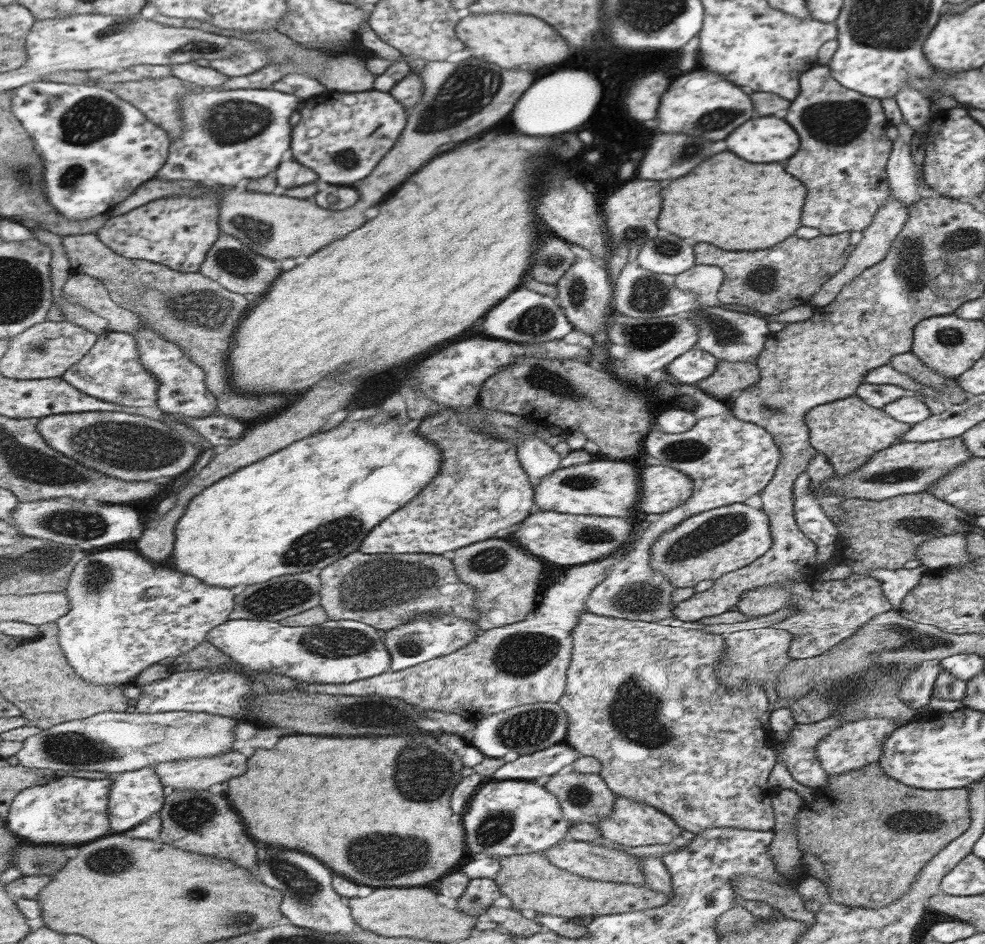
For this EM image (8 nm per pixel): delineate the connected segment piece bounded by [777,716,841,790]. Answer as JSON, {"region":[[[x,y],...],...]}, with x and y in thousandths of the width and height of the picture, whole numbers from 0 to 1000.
{"region":[[[842,758],[823,767],[806,767],[803,778],[791,790],[789,805],[801,817],[805,826],[824,837],[840,831],[840,820],[830,808],[827,791],[834,781],[842,779],[848,770],[854,769],[853,763]]]}

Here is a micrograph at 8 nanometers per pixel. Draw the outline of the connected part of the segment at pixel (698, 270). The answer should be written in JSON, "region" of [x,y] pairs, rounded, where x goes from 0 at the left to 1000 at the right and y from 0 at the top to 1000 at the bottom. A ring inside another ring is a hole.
{"region":[[[706,281],[686,290],[685,305],[698,307],[712,316],[714,323],[730,323],[727,309],[734,299],[734,288],[726,282]]]}

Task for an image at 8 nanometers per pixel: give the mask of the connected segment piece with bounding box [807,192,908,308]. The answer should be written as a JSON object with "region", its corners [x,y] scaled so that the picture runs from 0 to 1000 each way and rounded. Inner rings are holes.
{"region":[[[904,203],[903,210],[898,212],[898,216],[890,222],[889,228],[886,229],[885,236],[880,242],[874,245],[874,253],[869,260],[864,261],[860,272],[860,279],[850,287],[844,296],[839,297],[834,303],[824,311],[819,321],[824,326],[832,326],[846,320],[848,313],[854,307],[856,302],[859,302],[863,297],[866,297],[874,287],[880,286],[884,282],[888,282],[901,271],[903,267],[904,256],[911,251],[913,244],[917,242],[919,233],[921,233],[922,224],[919,218],[915,216],[914,212],[907,210]]]}

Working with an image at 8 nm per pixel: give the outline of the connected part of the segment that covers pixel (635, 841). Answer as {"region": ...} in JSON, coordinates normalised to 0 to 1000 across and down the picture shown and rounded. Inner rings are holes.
{"region":[[[624,844],[622,858],[618,867],[610,867],[604,876],[608,883],[620,892],[625,892],[632,896],[659,896],[659,894],[679,894],[691,883],[692,877],[681,869],[675,861],[669,860],[657,852],[649,852],[635,844]]]}

